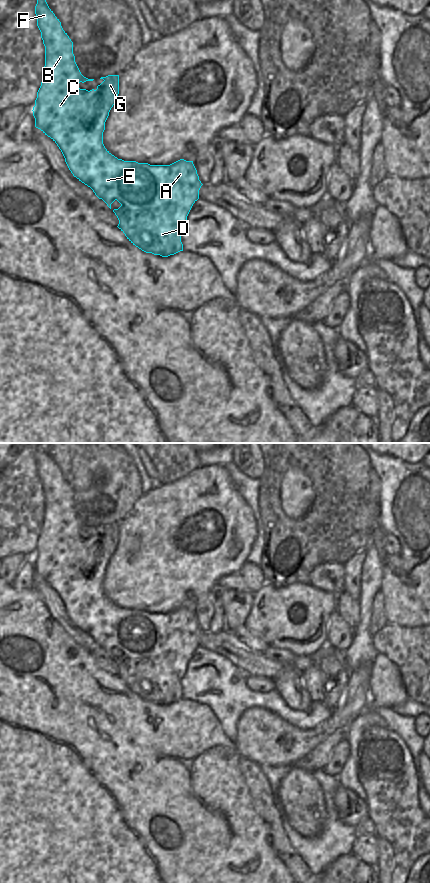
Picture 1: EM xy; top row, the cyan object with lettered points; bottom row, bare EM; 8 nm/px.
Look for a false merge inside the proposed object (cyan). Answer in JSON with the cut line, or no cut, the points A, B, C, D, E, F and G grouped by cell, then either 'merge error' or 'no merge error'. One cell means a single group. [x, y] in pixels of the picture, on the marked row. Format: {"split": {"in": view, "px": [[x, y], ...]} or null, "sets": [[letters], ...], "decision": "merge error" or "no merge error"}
{"split": null, "sets": [["A", "B", "C", "D", "E", "F", "G"]], "decision": "no merge error"}

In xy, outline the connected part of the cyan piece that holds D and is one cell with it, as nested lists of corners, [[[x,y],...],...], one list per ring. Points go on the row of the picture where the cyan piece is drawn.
[[[37,0],[35,14],[37,16],[37,26],[45,46],[43,80],[32,110],[35,127],[57,144],[74,177],[90,187],[95,195],[102,199],[110,209],[115,200],[121,204],[118,209],[113,210],[119,220],[117,227],[133,245],[146,253],[162,257],[168,257],[183,251],[181,232],[193,204],[199,199],[199,190],[203,185],[199,180],[193,161],[180,159],[170,165],[150,165],[136,161],[124,161],[112,155],[103,144],[103,132],[109,112],[119,94],[119,75],[101,77],[100,79],[104,81],[97,86],[96,90],[80,89],[80,82],[84,83],[94,79],[88,79],[81,74],[75,62],[73,42],[63,30],[61,22],[49,8],[46,0]]]

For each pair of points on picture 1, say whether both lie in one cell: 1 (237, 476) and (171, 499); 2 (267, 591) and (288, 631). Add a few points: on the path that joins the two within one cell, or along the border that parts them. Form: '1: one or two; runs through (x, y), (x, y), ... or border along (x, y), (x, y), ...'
1: two; border along (224, 465), (243, 499)
2: one; runs through (268, 601), (271, 608), (284, 621)

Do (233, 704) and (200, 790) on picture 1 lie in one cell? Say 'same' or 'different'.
different

